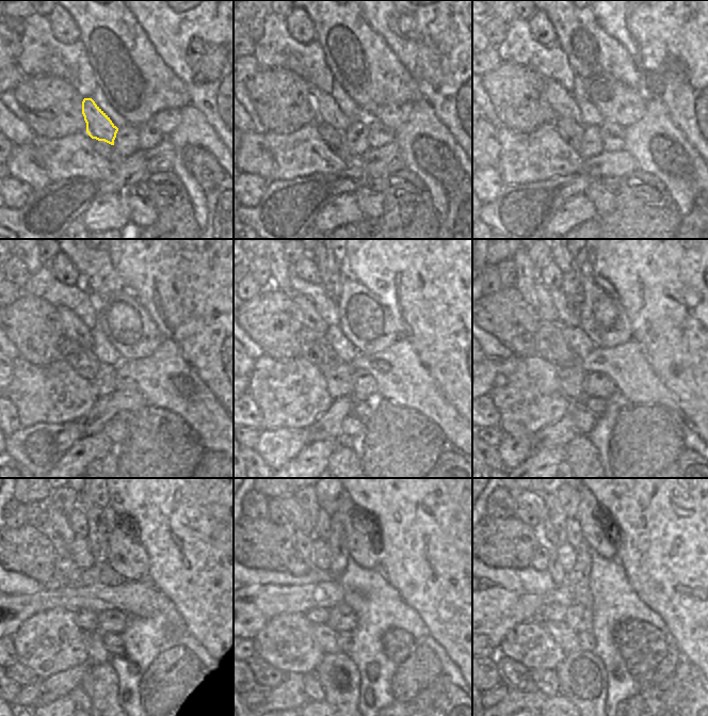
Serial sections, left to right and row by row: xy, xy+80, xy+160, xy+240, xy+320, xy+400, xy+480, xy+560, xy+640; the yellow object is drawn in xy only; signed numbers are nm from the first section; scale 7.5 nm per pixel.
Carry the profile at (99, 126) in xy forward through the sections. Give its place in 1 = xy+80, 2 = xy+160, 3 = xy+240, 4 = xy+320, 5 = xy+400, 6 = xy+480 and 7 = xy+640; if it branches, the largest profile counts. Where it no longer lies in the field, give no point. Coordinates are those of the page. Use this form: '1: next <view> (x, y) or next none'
1: next xy+80 (327, 111)
2: next xy+160 (562, 102)
3: next xy+240 (76, 330)
4: next xy+320 (310, 318)
5: next xy+400 (545, 306)
6: next xy+480 (59, 520)
7: next xy+640 (533, 502)

